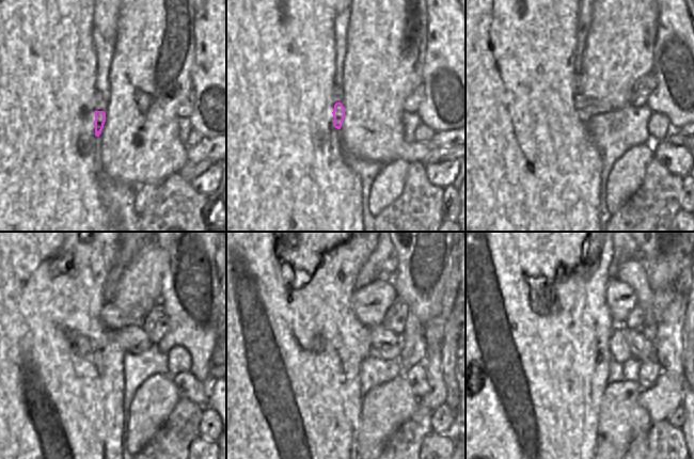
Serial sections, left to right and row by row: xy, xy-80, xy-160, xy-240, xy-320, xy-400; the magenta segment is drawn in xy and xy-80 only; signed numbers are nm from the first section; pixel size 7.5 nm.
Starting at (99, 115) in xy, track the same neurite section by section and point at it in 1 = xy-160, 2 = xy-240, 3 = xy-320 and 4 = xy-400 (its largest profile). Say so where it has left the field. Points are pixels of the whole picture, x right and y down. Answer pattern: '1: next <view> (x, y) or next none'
1: next xy-160 (588, 107)
2: next xy-240 (133, 339)
3: next xy-320 (381, 338)
4: next xy-400 (640, 347)

